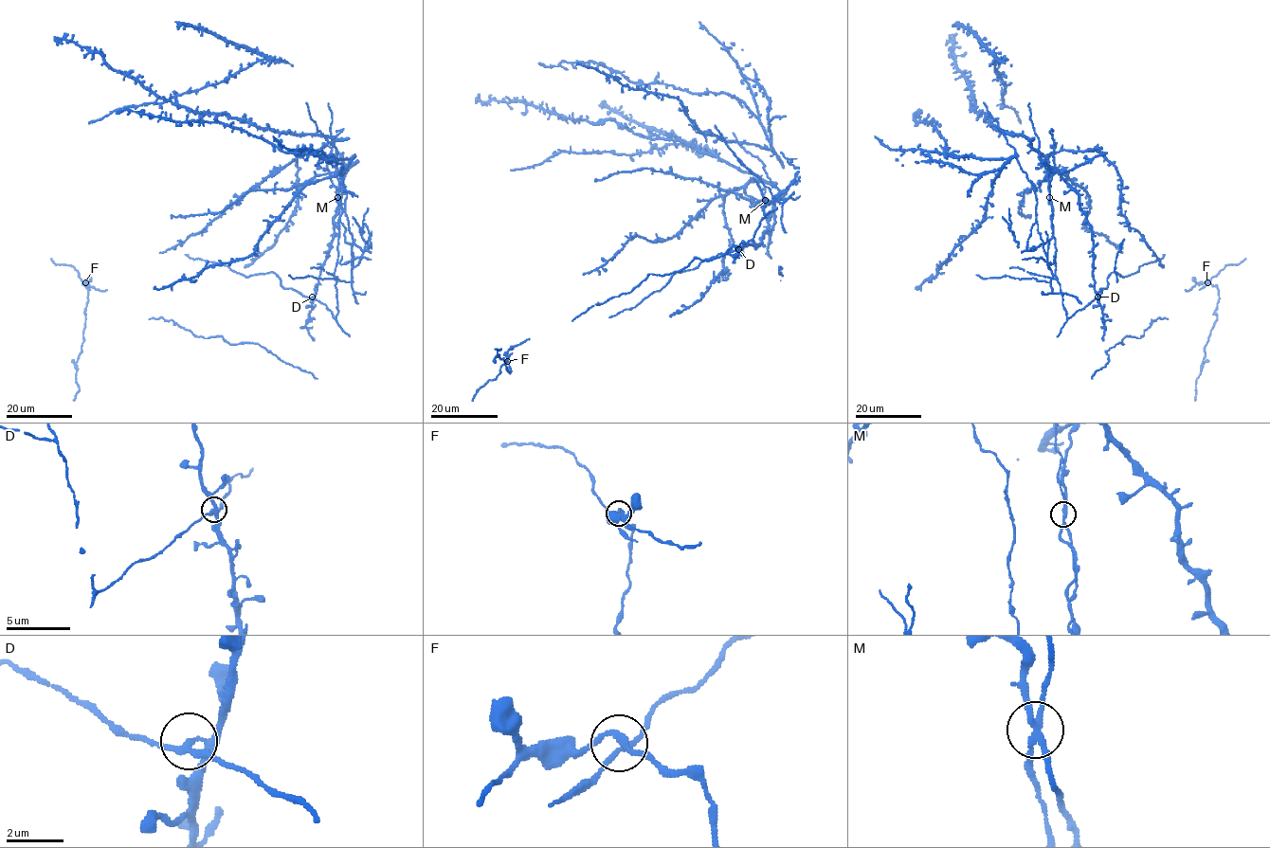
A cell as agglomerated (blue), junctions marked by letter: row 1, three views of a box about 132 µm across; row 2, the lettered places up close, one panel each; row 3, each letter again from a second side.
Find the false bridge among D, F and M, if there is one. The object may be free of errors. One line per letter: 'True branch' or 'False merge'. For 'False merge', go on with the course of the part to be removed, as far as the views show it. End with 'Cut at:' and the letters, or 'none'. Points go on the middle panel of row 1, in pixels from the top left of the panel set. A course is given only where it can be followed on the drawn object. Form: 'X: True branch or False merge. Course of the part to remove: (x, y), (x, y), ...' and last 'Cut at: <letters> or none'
D: True branch
F: True branch
M: False merge. Course of the part to remove: (765, 200), (772, 203), (773, 196), (789, 185), (799, 168), (789, 164), (789, 158), (796, 158)
Cut at: M

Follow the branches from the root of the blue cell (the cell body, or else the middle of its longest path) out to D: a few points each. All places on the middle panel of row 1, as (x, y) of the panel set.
D: (762, 206), (765, 217), (754, 237), (738, 249)

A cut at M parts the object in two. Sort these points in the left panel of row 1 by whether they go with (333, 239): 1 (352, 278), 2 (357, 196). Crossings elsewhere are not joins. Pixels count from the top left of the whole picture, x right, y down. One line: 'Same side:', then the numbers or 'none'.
Same side: 1, 2

